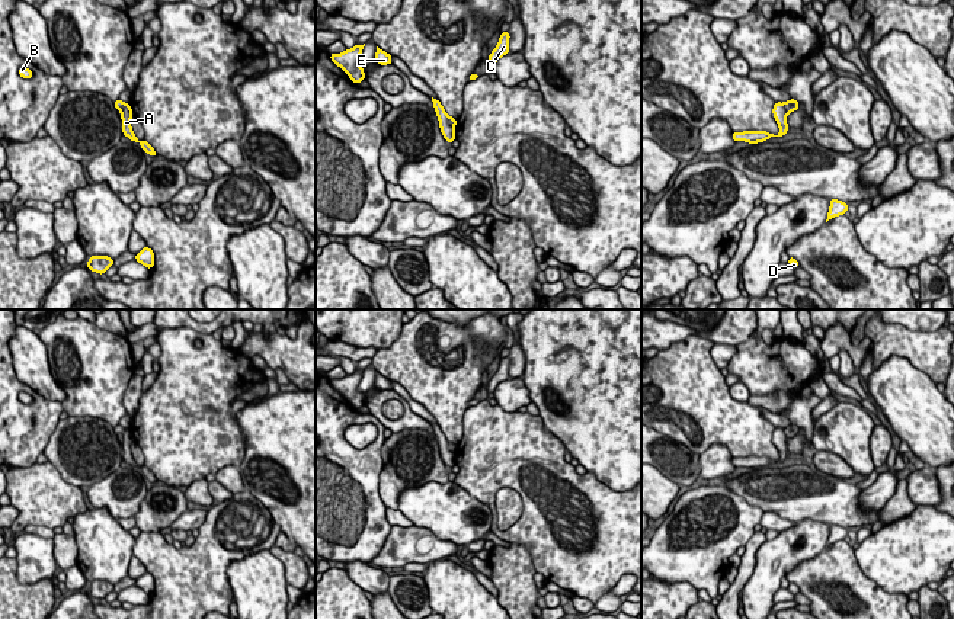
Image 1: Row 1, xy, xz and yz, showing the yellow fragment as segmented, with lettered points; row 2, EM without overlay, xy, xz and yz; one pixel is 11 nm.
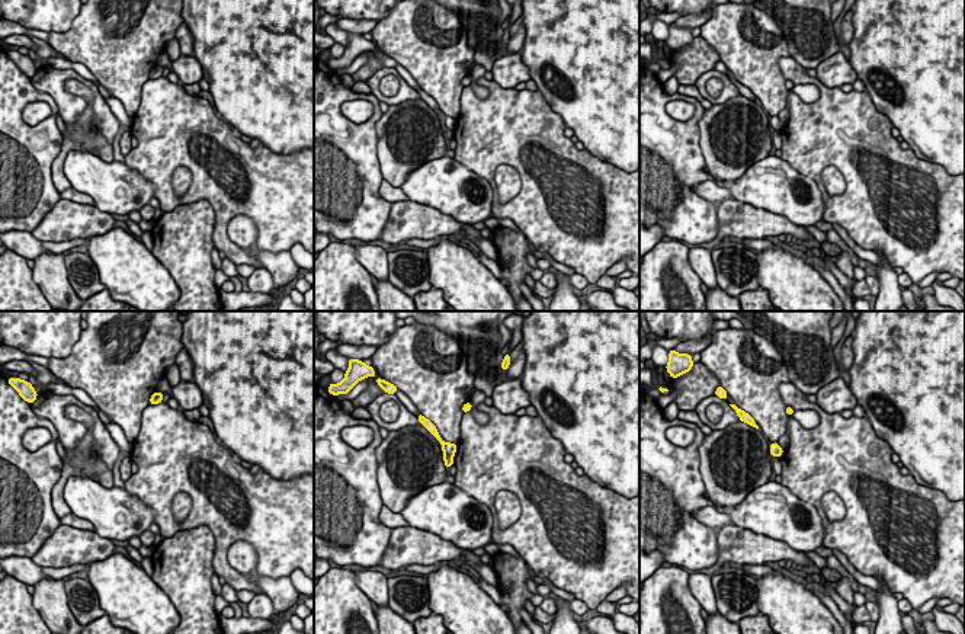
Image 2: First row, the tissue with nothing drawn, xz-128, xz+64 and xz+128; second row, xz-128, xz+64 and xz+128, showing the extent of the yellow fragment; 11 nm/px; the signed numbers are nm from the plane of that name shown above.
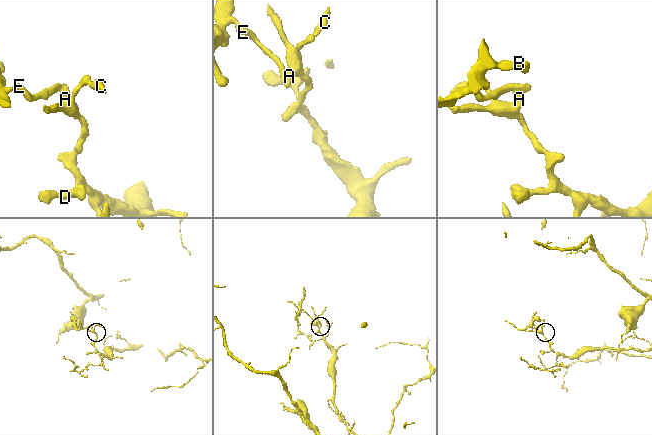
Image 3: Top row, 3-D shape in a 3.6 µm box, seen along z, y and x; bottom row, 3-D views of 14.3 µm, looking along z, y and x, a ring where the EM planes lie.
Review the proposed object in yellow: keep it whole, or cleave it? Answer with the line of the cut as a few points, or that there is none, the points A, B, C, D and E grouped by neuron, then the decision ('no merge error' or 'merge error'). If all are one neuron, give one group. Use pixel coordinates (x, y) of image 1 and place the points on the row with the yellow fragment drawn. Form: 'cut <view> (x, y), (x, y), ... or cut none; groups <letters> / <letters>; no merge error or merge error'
cut yz (783, 103), (788, 112); groups A C D / B E; merge error

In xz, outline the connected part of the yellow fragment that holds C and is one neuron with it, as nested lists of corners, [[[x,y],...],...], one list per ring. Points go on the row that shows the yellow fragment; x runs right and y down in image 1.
[[[503,32],[500,33],[500,39],[499,39],[499,44],[497,46],[493,49],[493,52],[489,55],[489,60],[487,60],[487,67],[494,67],[496,61],[509,54],[509,32]]]

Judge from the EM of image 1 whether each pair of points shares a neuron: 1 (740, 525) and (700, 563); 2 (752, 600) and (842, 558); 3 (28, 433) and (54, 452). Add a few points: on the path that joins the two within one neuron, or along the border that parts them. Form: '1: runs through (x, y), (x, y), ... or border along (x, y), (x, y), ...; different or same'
1: runs through (730, 533), (710, 552); same
2: border along (815, 557), (800, 561), (784, 576); different
3: border along (60, 420), (42, 452); different

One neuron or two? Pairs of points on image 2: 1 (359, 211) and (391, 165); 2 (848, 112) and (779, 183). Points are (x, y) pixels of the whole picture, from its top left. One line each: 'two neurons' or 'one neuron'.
1: two neurons
2: two neurons

